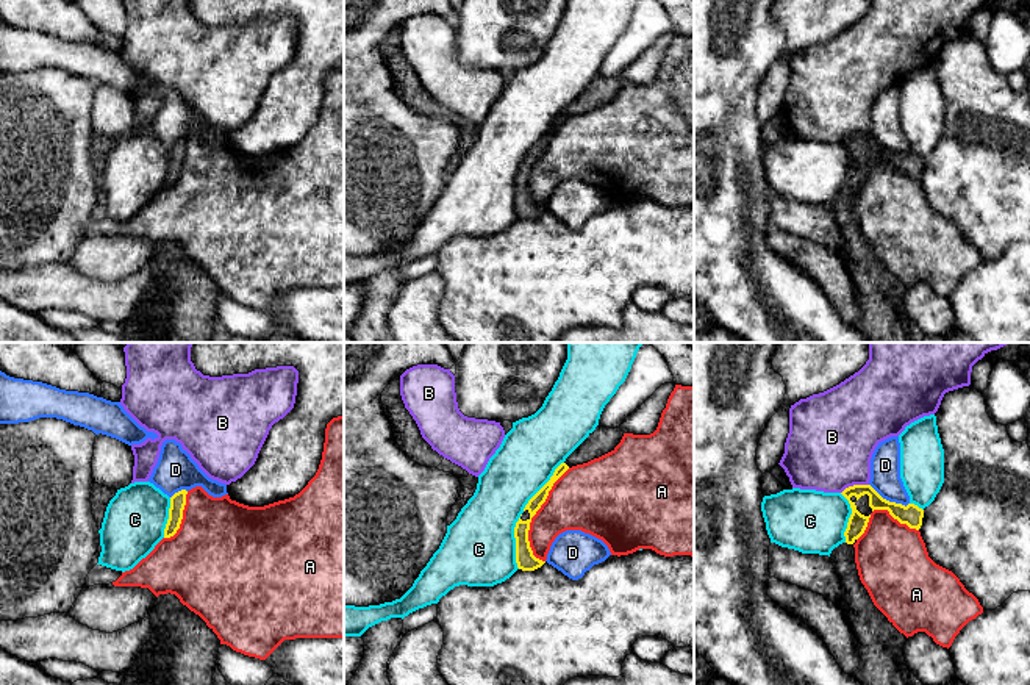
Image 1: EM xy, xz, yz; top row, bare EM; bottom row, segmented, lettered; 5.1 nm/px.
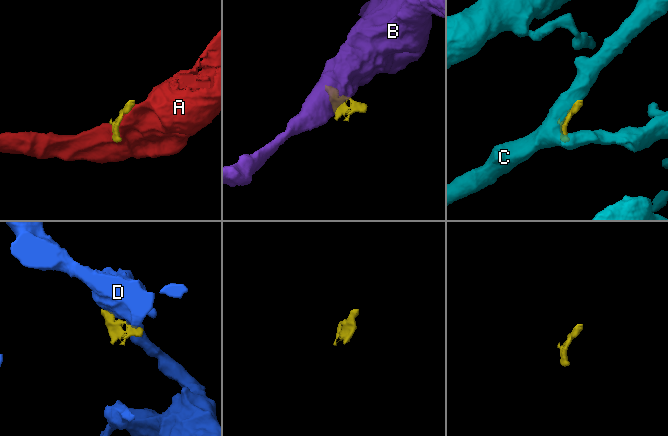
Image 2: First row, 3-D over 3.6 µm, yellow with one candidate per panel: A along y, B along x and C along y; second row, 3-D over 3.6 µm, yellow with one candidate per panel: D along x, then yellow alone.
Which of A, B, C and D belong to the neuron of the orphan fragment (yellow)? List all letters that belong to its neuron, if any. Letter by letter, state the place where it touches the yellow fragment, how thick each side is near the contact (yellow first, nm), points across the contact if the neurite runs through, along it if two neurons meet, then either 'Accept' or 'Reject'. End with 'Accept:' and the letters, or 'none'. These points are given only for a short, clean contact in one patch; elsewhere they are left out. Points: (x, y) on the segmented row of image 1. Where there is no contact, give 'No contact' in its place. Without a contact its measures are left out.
A: Touches yellow at xz (533, 515). Thickness 100 nm (yellow) against 300 nm. Reject
B: Touches yellow at yz (854, 485). Thickness 100 nm (yellow) against 440 nm. Boundary: yz (868, 484), (849, 485), (841, 493). Reject
C: Touches yellow at xz (516, 541). Thickness 100 nm (yellow) against 380 nm. Reject
D: Touches yellow at yz (888, 501). Thickness 110 nm (yellow) against 160 nm. Boundary: yz (869, 484), (883, 498), (908, 504). Reject
Accept: none

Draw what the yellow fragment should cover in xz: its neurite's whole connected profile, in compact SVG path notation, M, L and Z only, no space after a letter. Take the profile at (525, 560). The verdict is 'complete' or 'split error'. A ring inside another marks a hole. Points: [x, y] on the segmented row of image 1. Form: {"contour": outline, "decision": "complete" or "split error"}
{"contour": "M595 427L592 433L561 463L550 480L528 500L524 508L522 516L516 522L514 538L516 538L516 563L522 571L535 571L541 568L545 561L536 558L530 547L528 530L531 518L545 502L549 491L553 483L572 466L588 463L599 458L611 450L621 443L624 432L621 429Z", "decision": "split error"}

